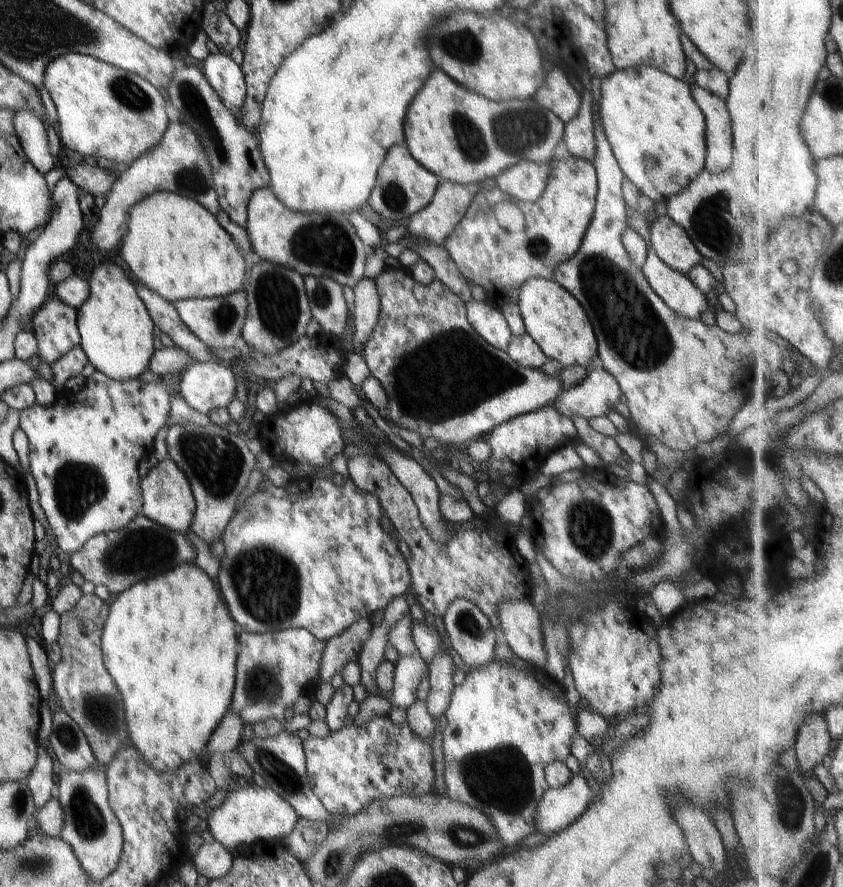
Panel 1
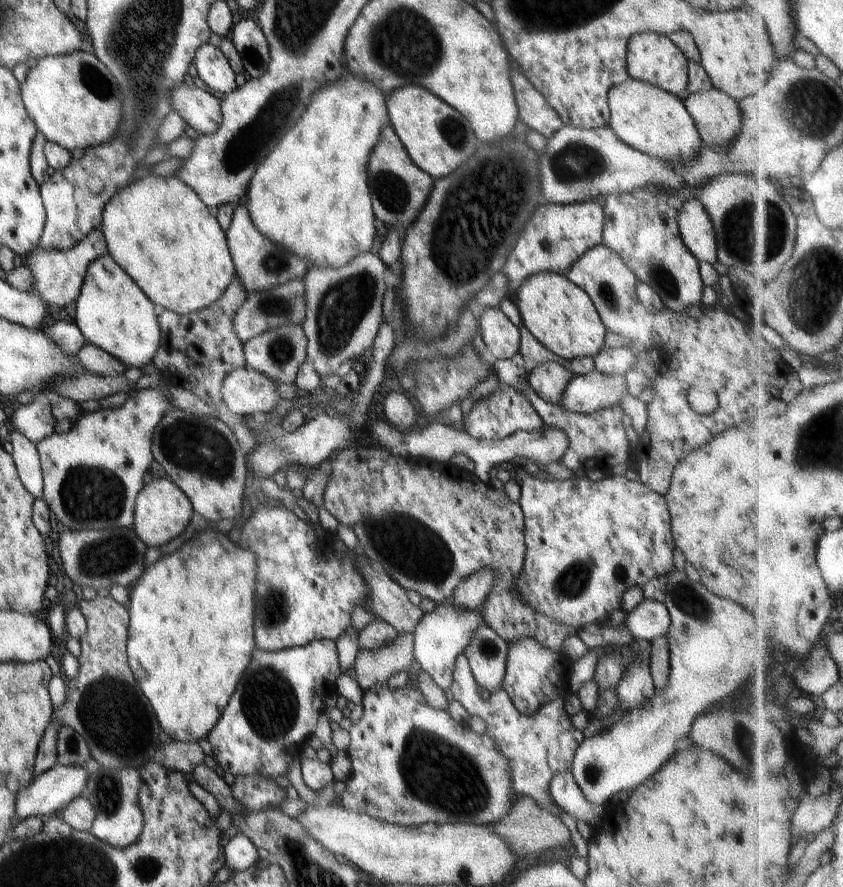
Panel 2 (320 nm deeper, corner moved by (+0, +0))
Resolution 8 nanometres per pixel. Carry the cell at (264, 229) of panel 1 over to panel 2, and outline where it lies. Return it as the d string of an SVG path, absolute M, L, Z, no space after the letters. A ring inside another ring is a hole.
M244 202L235 206L230 228L225 235L235 266L235 278L239 280L247 296L250 293L259 293L274 288L292 279L302 279L307 273L308 268L305 261L258 232L258 229L252 224Z

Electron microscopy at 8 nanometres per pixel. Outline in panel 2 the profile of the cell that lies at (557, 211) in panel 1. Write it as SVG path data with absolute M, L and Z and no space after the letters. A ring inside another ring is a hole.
M596 200L569 205L548 203L546 206L540 206L519 235L501 272L501 275L506 273L508 277L509 294L514 296L525 278L539 272L553 272L565 277L578 259L602 244L604 227L603 206Z

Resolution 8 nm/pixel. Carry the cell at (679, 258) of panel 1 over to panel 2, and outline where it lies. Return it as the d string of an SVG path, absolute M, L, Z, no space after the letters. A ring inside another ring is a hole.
M693 198L683 202L679 212L679 231L686 248L698 261L711 264L718 274L725 276L727 268L720 265L717 257L714 227L704 205Z

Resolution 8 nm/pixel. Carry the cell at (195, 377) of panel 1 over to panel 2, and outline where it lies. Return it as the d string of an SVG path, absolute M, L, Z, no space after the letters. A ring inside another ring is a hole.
M254 369L233 370L221 386L226 415L249 417L254 412L270 412L281 397L277 384Z

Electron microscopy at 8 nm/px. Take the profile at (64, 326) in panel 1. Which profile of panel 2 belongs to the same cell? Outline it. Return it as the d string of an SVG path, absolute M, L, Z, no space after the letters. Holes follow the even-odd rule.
M42 391L35 392L30 404L20 405L11 421L15 430L34 444L54 433L57 422L51 411L51 402Z

